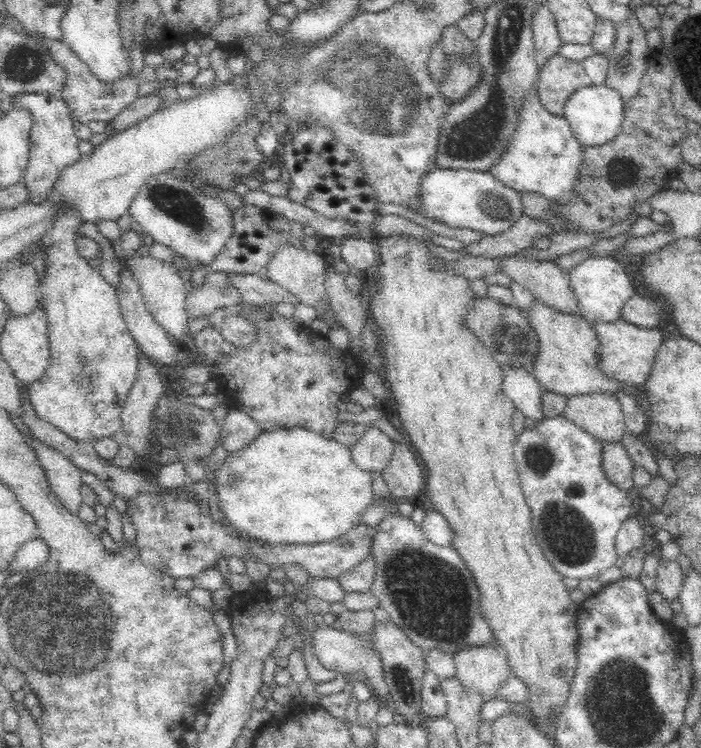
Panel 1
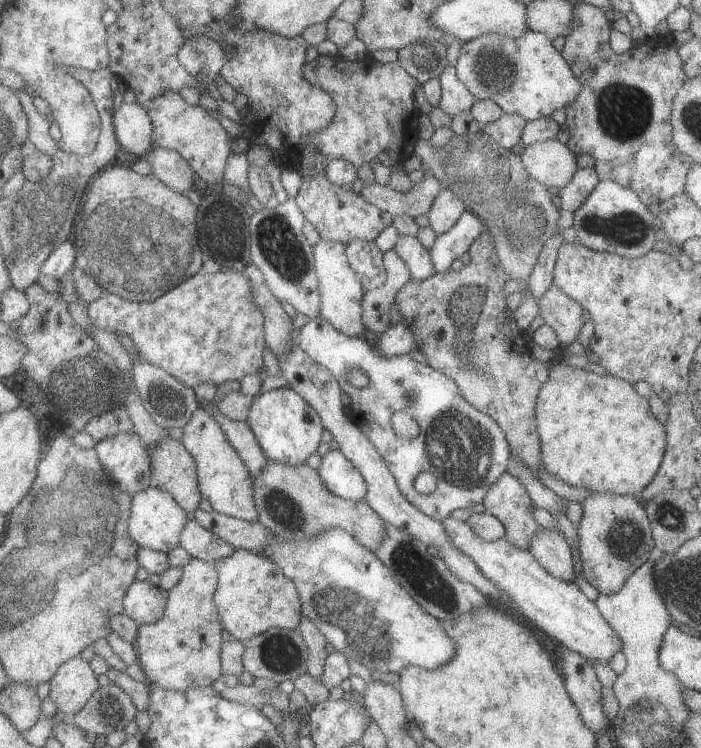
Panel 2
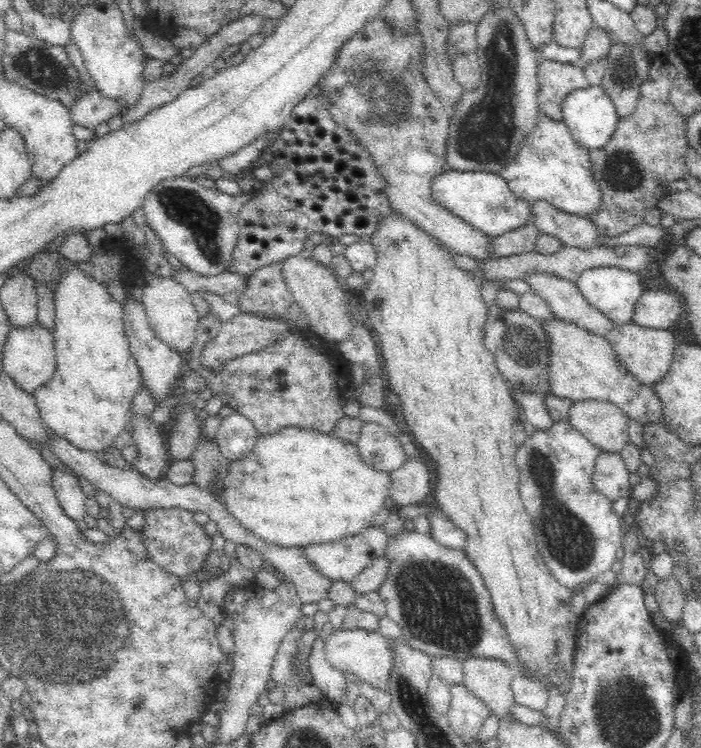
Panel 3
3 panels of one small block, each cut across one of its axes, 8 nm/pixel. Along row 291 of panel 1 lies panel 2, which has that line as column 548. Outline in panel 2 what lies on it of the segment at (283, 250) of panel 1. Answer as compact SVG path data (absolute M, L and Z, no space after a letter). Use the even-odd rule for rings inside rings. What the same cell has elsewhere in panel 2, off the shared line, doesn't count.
M552 284L539 299L538 320L556 332L562 348L573 342L585 324L580 304Z

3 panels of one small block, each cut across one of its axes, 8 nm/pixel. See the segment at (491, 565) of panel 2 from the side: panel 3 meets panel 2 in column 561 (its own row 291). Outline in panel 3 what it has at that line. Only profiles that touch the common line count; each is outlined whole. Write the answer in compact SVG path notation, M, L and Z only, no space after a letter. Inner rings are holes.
M616 266L588 268L580 274L580 278L576 281L576 287L588 304L600 310L606 318L610 318L612 323L618 325L634 323L634 308L636 308L638 300L644 294L643 282L639 274Z

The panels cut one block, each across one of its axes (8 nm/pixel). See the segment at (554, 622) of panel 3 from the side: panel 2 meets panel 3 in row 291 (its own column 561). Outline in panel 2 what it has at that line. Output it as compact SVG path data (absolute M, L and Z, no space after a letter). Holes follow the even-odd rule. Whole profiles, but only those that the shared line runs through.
M561 361L551 364L549 380L537 399L536 421L546 471L568 485L636 497L659 473L667 446L665 426L653 416L649 399L638 395L633 385L620 378L599 376Z

